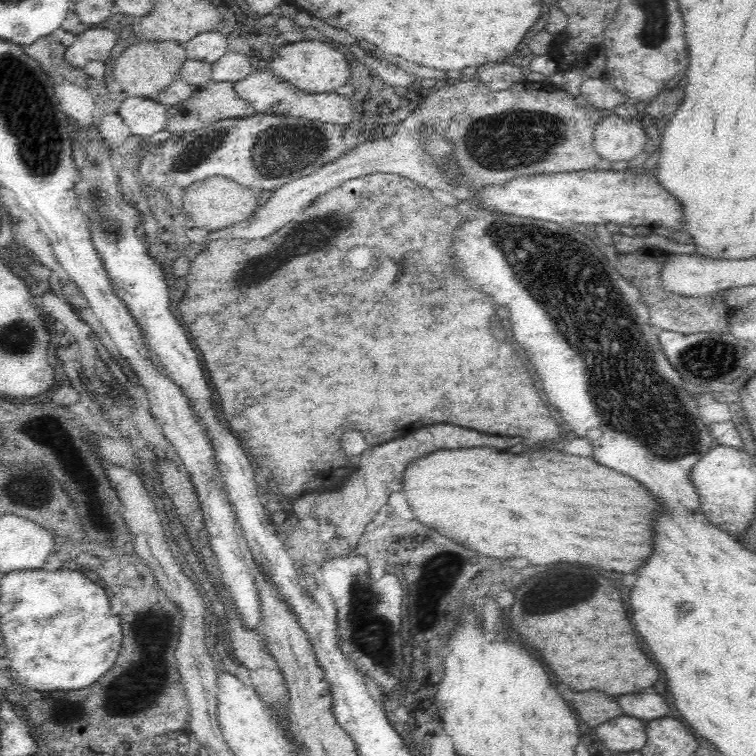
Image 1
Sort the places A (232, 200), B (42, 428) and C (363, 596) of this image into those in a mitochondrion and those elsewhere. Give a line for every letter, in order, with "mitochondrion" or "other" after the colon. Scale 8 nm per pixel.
A: other
B: other
C: mitochondrion

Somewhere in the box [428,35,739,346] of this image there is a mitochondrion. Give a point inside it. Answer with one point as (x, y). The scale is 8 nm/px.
(533, 134)

